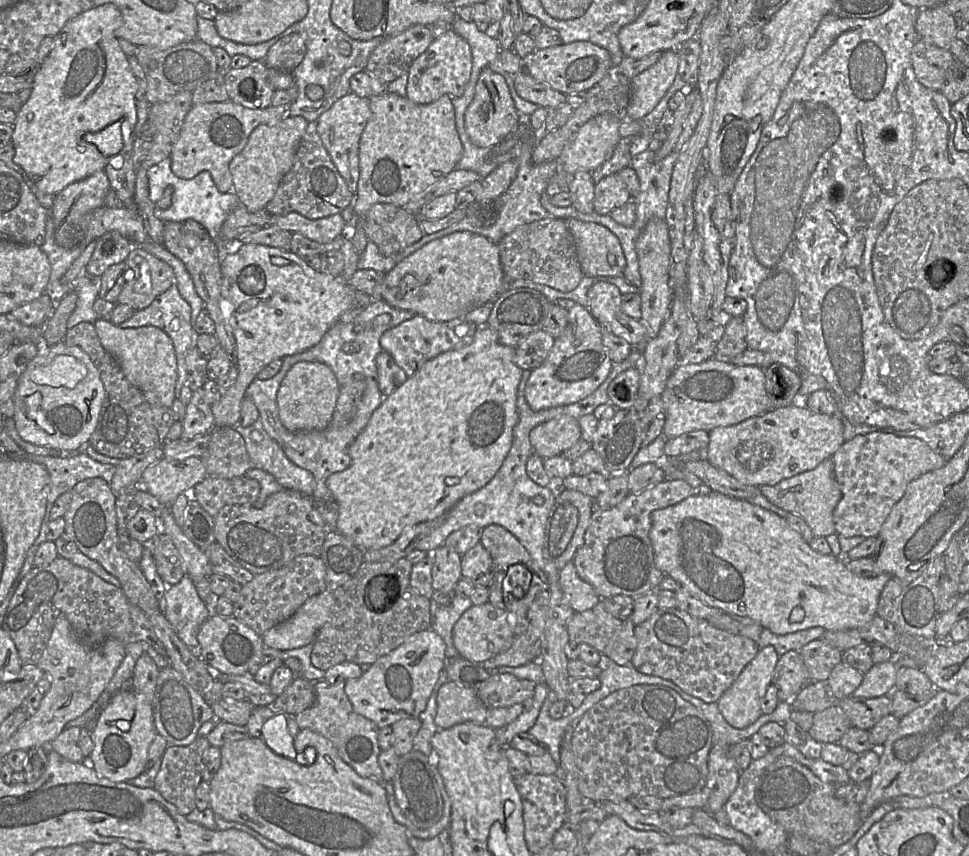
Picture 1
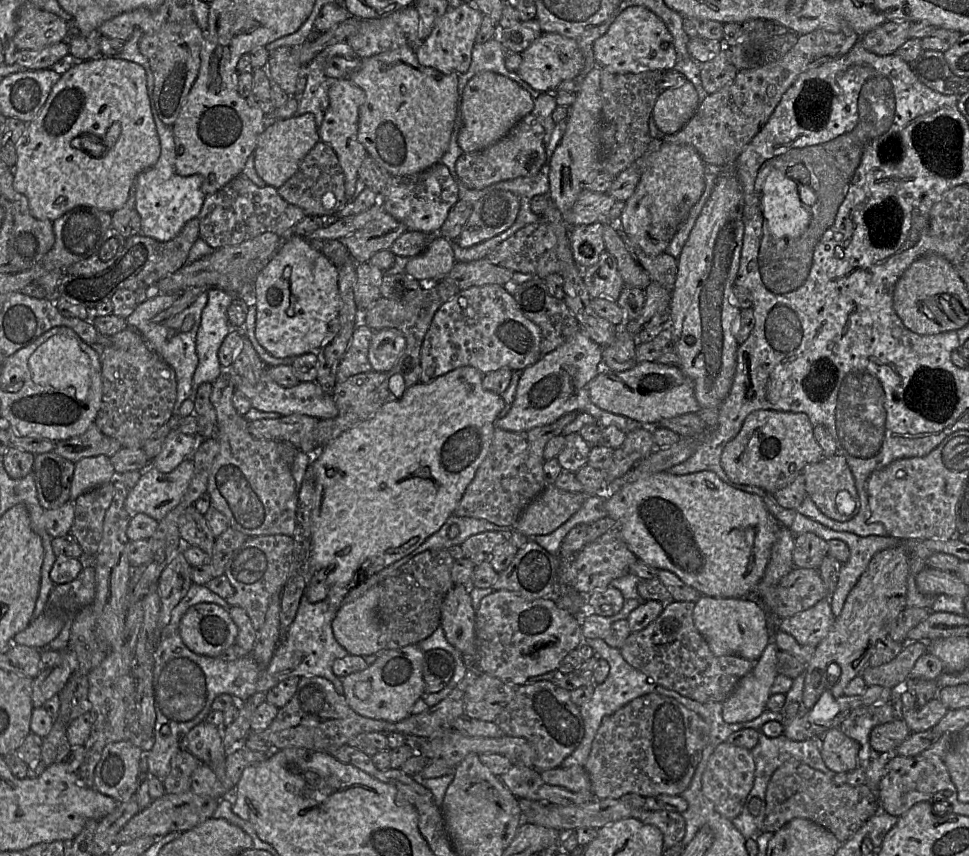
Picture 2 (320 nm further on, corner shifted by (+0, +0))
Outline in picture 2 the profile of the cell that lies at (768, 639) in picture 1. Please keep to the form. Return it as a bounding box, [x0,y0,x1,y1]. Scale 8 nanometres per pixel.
[778,599,835,647]

